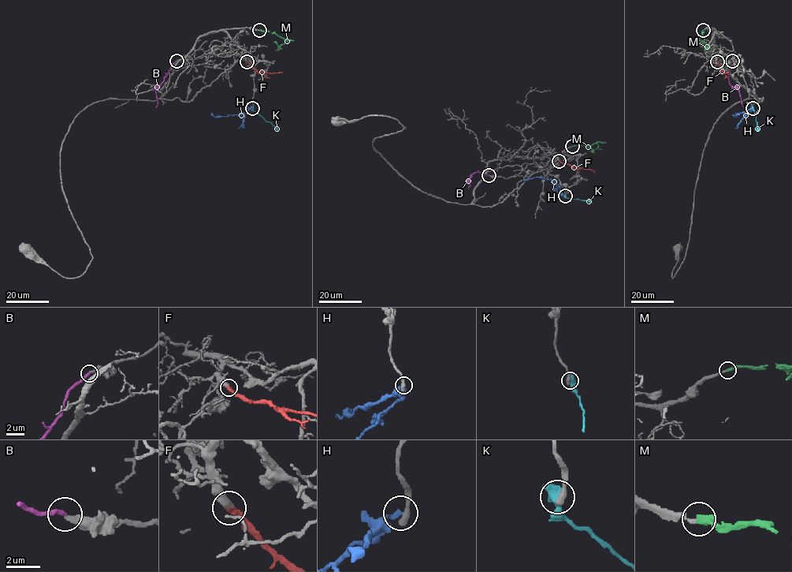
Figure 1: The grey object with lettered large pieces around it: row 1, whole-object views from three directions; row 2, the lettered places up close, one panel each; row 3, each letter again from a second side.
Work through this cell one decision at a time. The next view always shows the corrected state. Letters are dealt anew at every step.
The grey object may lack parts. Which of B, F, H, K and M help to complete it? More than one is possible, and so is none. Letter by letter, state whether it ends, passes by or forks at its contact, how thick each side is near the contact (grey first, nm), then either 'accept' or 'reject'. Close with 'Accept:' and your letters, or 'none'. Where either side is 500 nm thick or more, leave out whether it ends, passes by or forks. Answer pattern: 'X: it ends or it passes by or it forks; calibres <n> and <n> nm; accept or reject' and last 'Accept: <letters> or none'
B: it ends; calibres 300 and 240 nm; accept
F: it ends; calibres 440 and 360 nm; accept
H: it ends; calibres 400 and 240 nm; reject
K: calibres 360 and 700 nm; reject
M: it ends; calibres 180 and 340 nm; accept
Accept: B, F, M

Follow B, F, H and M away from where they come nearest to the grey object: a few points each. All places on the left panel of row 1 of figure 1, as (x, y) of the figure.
B: (176, 61), (164, 81), (155, 89), (158, 105), (155, 107)
F: (247, 61), (258, 72), (282, 72)
H: (252, 107), (237, 115), (218, 117), (211, 113)
M: (259, 30), (275, 33), (285, 40), (279, 46), (273, 42)

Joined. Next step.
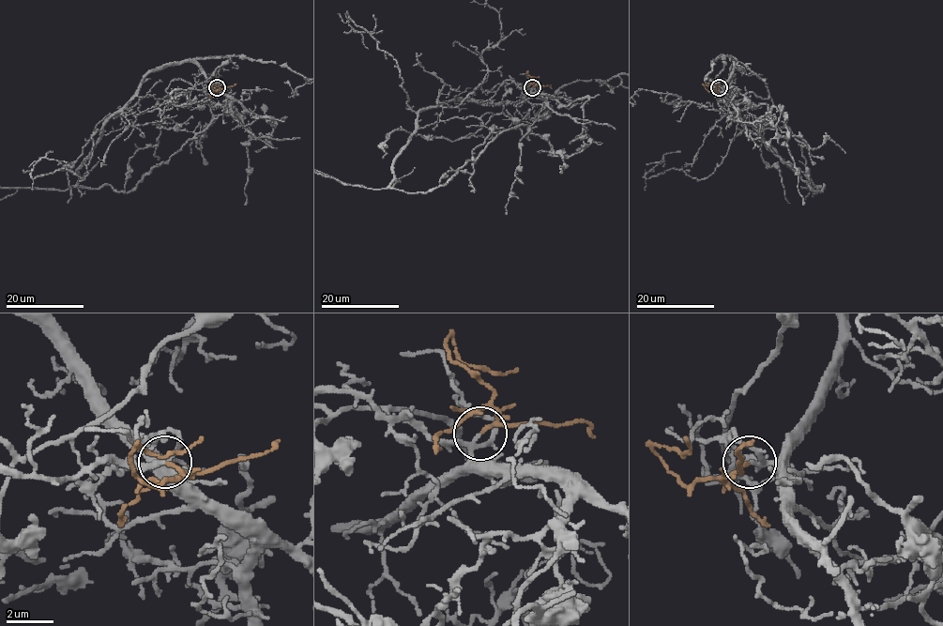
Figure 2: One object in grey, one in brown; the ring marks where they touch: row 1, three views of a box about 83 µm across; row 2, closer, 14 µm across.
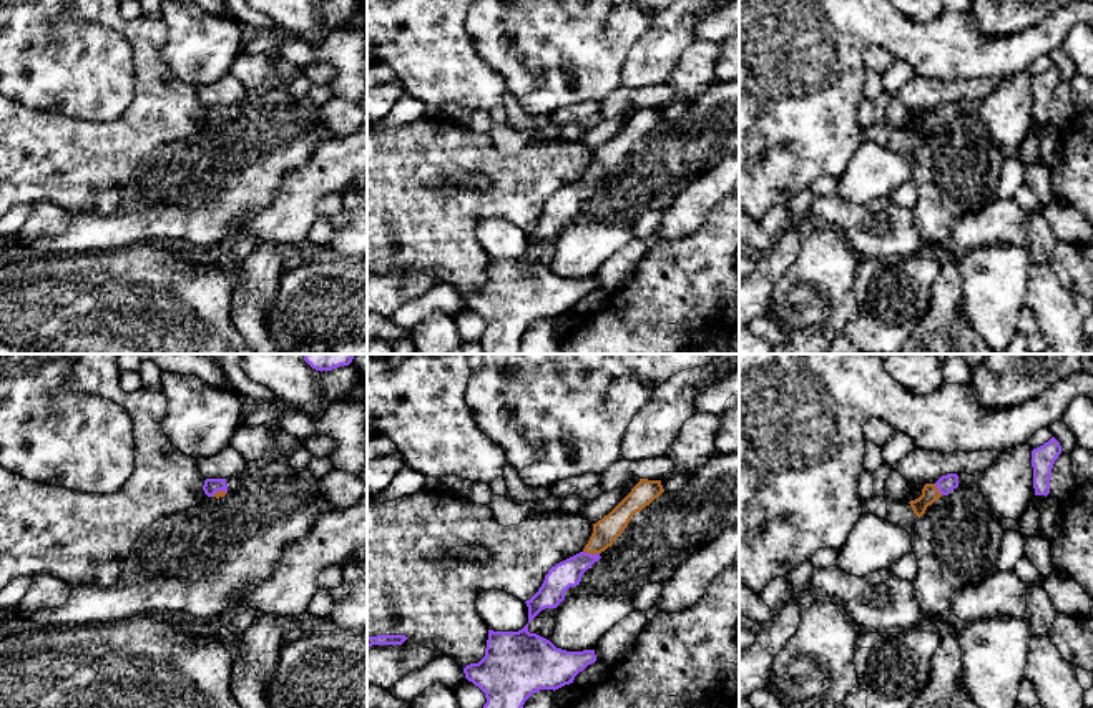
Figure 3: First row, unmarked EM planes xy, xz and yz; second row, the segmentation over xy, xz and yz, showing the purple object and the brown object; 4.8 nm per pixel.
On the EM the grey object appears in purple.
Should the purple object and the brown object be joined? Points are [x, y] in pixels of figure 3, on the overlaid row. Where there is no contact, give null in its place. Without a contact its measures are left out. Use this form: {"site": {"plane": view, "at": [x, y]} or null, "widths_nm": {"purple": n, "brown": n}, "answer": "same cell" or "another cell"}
{"site": {"plane": "xz", "at": [590, 554]}, "widths_nm": {"purple": 130, "brown": 120}, "answer": "same cell"}

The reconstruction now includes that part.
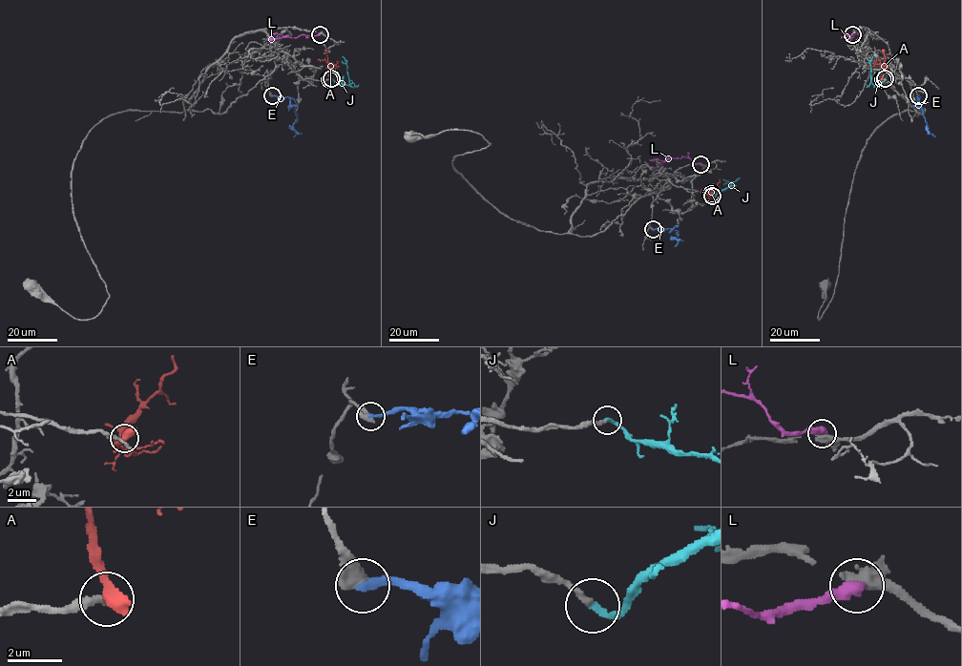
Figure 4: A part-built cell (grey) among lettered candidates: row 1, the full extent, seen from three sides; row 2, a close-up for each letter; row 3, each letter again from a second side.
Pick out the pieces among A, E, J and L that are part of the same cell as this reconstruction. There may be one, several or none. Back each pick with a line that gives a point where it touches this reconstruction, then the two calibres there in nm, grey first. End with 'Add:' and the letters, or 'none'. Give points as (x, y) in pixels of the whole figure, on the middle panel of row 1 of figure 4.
J: Touches grey at (712, 196). Thickness 220 nm (grey) against 220 nm
Add: J

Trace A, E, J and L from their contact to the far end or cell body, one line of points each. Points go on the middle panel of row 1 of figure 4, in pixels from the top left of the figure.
A: (711, 194), (719, 179)
E: (653, 229), (678, 231), (675, 246)
J: (712, 196), (731, 184), (728, 181), (723, 184)
L: (701, 164), (683, 156), (672, 157), (652, 170)

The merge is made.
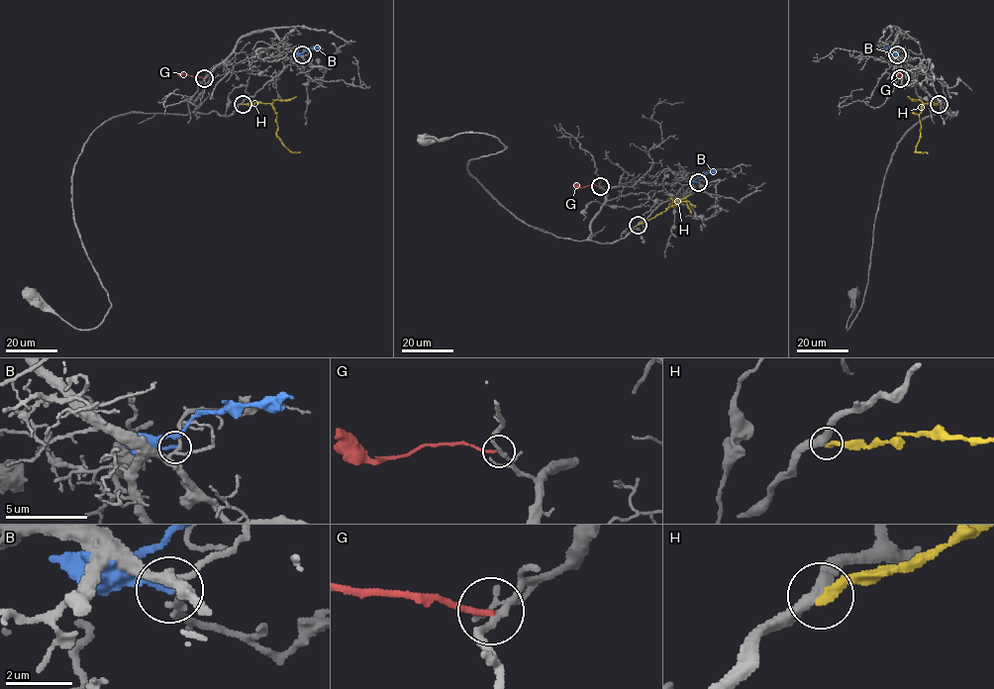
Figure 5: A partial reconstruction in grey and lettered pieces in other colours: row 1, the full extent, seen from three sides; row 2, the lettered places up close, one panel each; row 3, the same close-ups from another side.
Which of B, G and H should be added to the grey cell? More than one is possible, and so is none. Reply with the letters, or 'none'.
none

